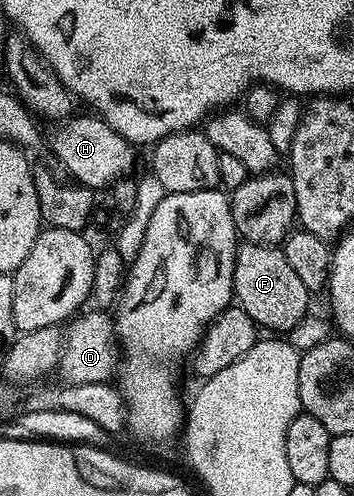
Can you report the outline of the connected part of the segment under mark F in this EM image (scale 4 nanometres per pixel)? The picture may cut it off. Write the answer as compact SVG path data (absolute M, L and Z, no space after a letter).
M241 241L236 247L232 293L246 316L253 318L257 327L264 329L265 326L268 332L290 332L310 314L310 292L294 273L294 268L290 268L280 246Z

